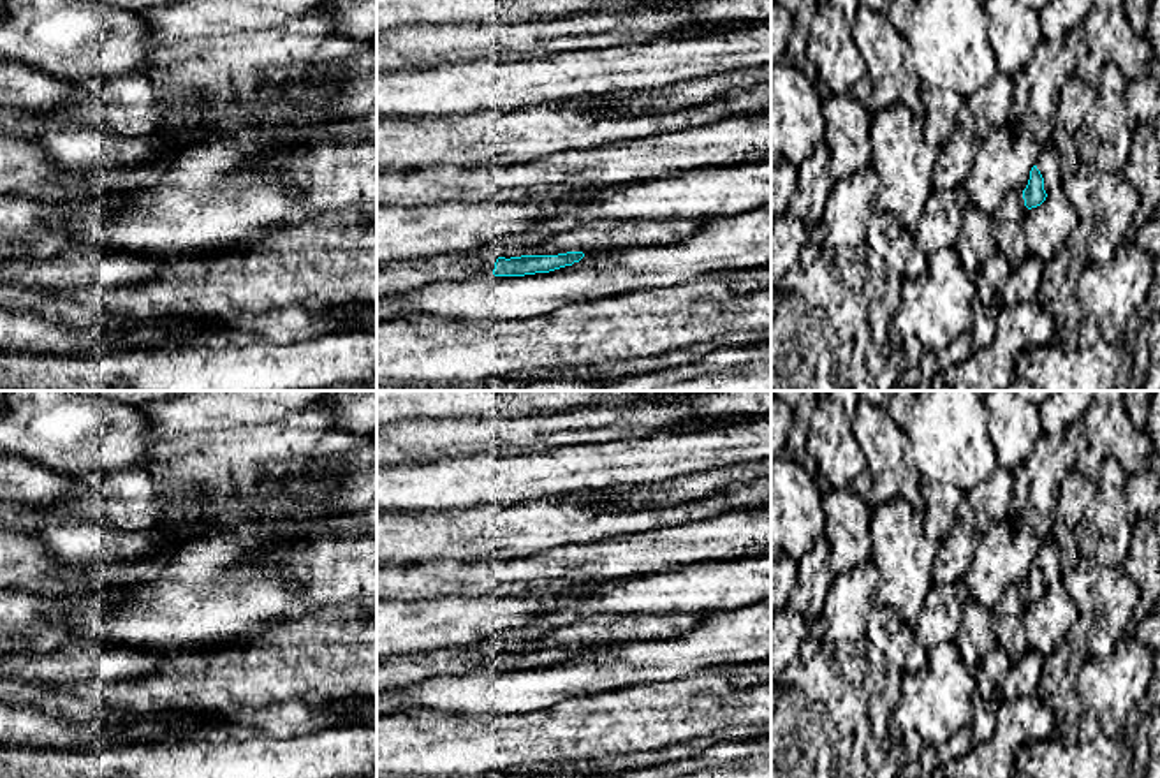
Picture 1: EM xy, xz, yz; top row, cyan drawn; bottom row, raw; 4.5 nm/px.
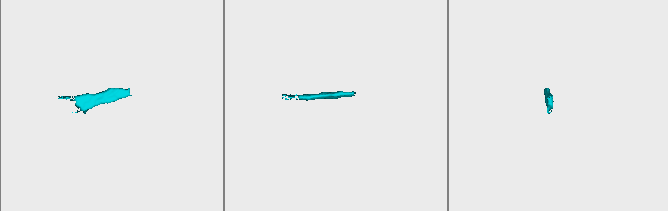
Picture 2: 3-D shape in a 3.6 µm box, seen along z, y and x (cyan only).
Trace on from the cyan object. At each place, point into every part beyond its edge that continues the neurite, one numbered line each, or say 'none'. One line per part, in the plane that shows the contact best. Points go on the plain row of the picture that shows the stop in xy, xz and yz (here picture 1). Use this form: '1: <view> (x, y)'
1: xz (395, 671)

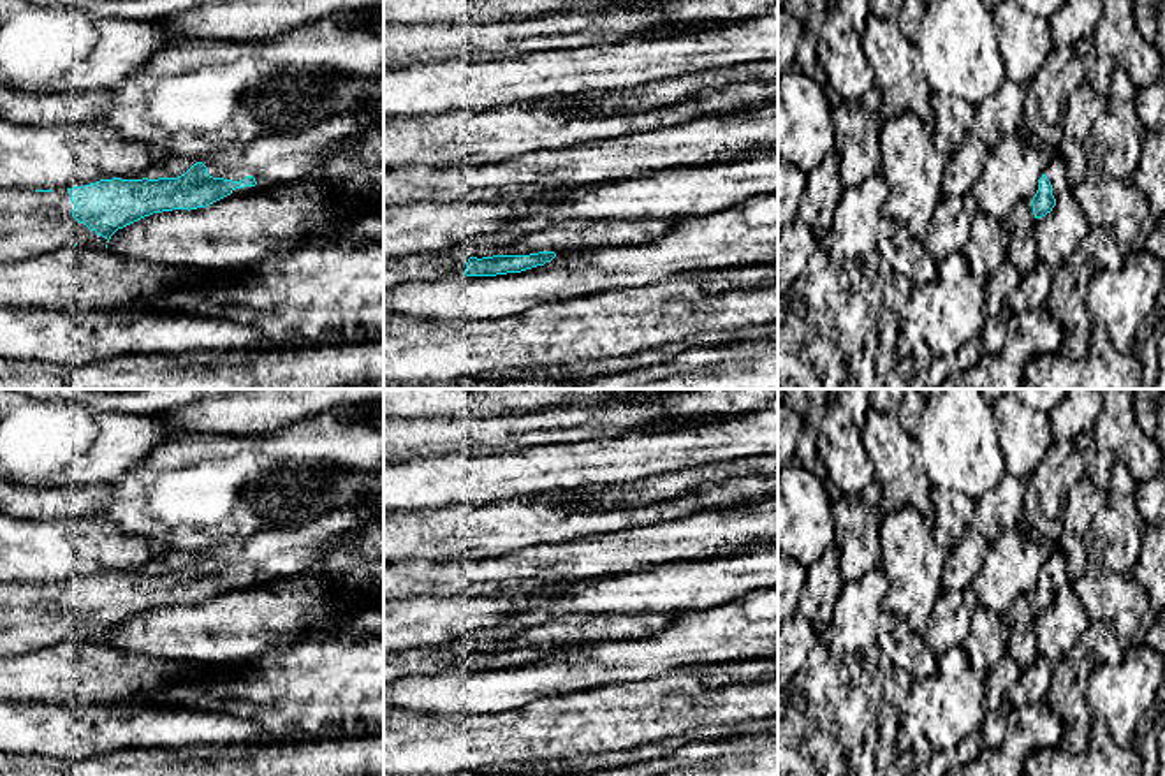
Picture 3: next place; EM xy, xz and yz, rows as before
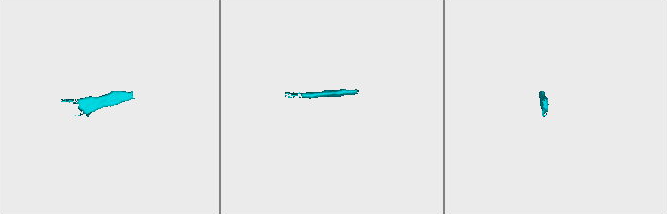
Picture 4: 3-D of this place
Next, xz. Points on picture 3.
1: xz (451, 655)

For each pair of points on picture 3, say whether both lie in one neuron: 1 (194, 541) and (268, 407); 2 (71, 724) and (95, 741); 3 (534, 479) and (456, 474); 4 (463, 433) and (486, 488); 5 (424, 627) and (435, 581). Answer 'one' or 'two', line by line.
1: two
2: one
3: one
4: two
5: two

